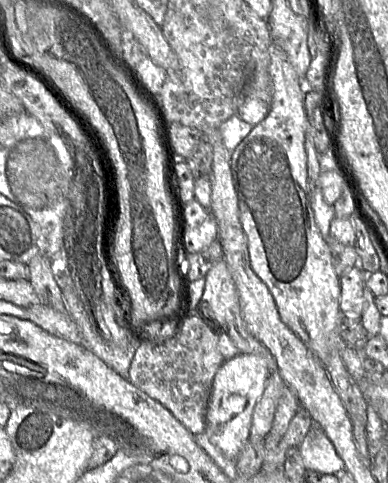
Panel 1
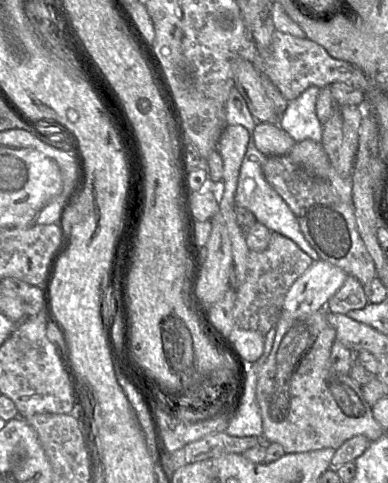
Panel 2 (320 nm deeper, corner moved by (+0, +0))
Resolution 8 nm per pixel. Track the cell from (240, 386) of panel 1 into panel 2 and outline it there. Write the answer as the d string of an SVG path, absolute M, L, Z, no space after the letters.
M322 259L313 261L287 292L283 314L307 316L325 308L347 276L344 270Z

